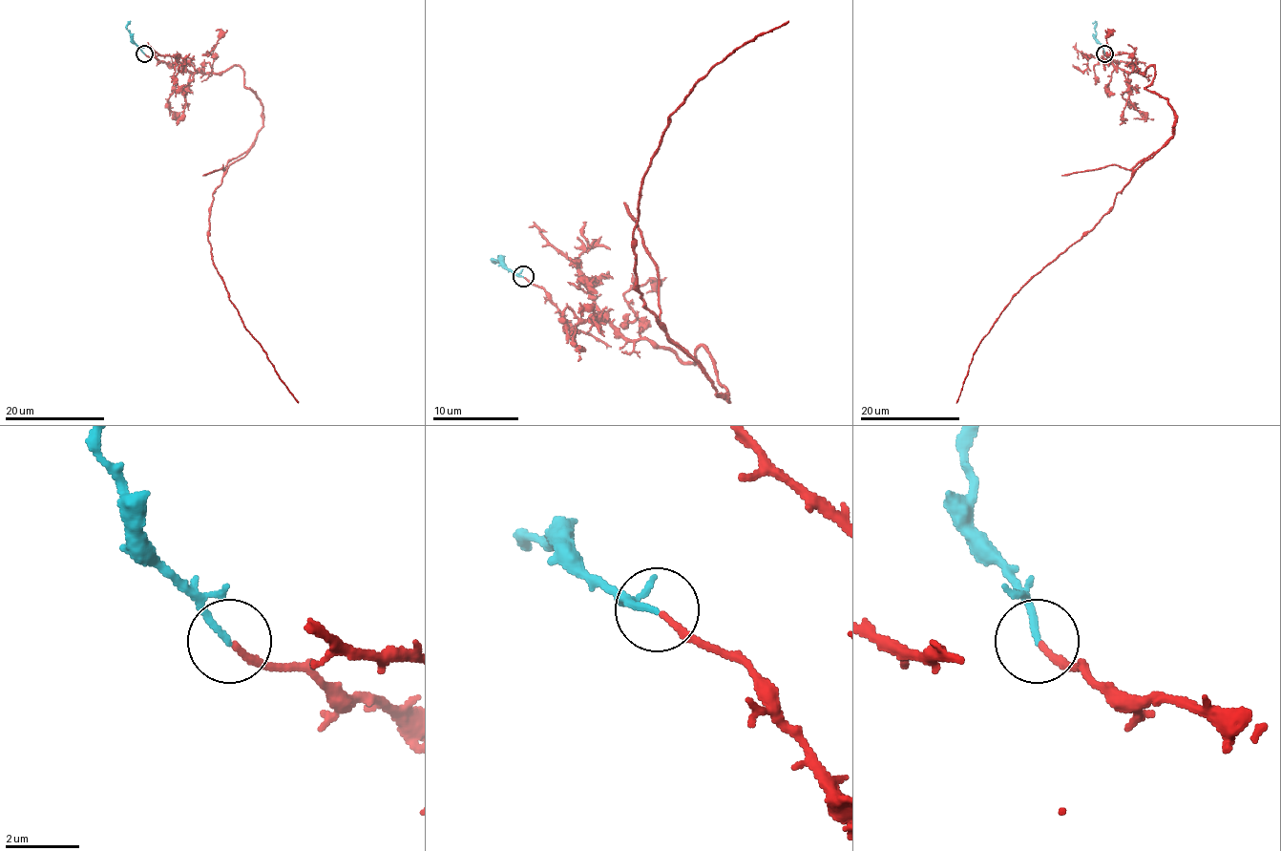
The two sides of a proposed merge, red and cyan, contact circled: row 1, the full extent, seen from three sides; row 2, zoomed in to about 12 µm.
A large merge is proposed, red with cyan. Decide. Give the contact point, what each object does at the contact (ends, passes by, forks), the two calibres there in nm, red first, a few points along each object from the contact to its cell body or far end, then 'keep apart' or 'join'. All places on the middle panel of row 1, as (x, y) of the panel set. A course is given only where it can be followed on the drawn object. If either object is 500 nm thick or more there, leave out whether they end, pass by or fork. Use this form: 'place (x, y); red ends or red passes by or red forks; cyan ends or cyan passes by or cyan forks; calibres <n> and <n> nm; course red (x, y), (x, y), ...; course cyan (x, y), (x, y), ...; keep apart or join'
place (523, 276); red ends; cyan ends; calibres 180 and 160 nm; course red (523, 277), (609, 346), (701, 346), (726, 396), (641, 298), (633, 227), (669, 118), (788, 20); course cyan (523, 277), (515, 275), (495, 262), (498, 255); join

